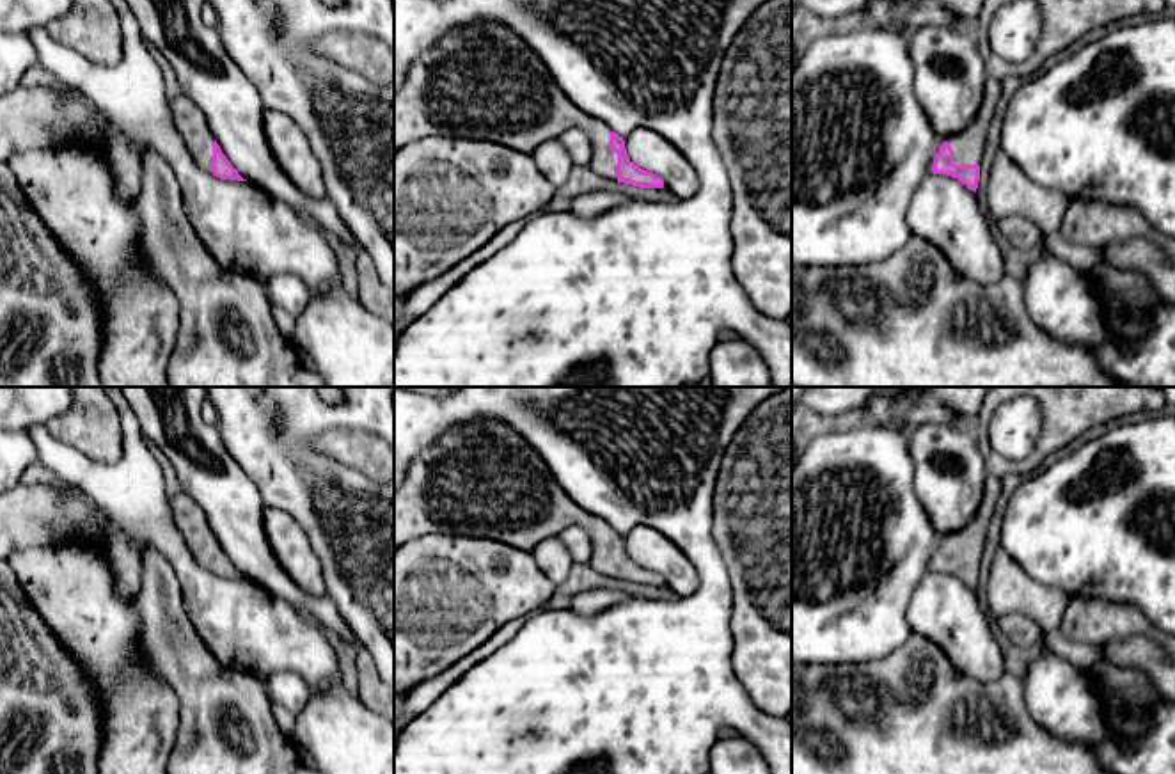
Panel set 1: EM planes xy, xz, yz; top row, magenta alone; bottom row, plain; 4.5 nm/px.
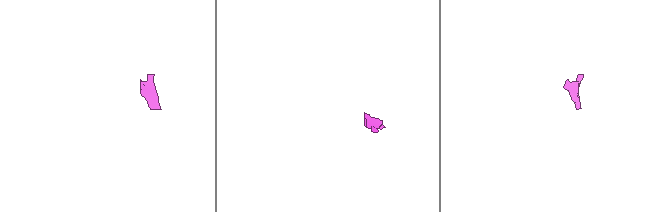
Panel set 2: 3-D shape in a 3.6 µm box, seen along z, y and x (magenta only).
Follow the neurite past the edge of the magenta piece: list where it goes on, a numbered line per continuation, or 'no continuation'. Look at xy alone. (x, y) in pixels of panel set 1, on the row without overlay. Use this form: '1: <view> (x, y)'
1: xy (189, 517)

